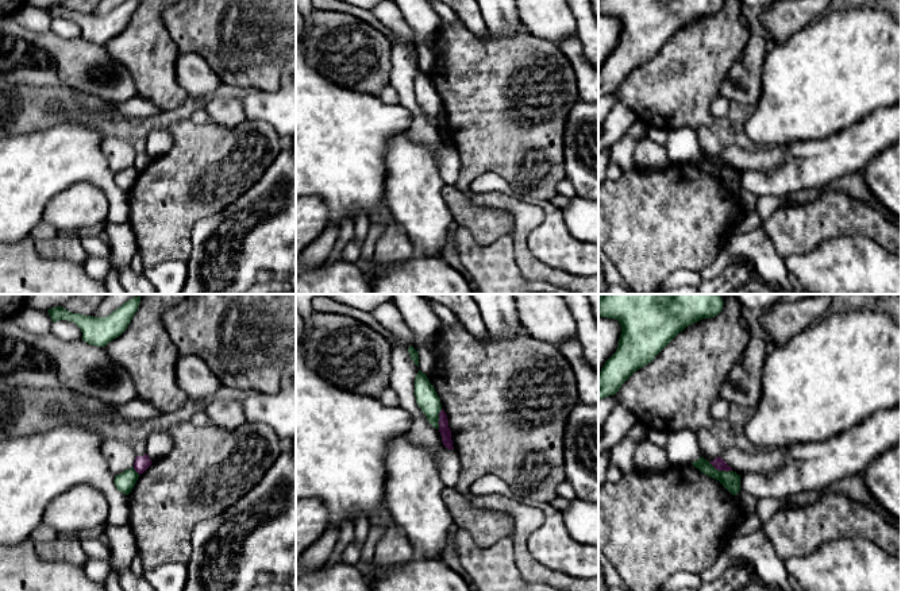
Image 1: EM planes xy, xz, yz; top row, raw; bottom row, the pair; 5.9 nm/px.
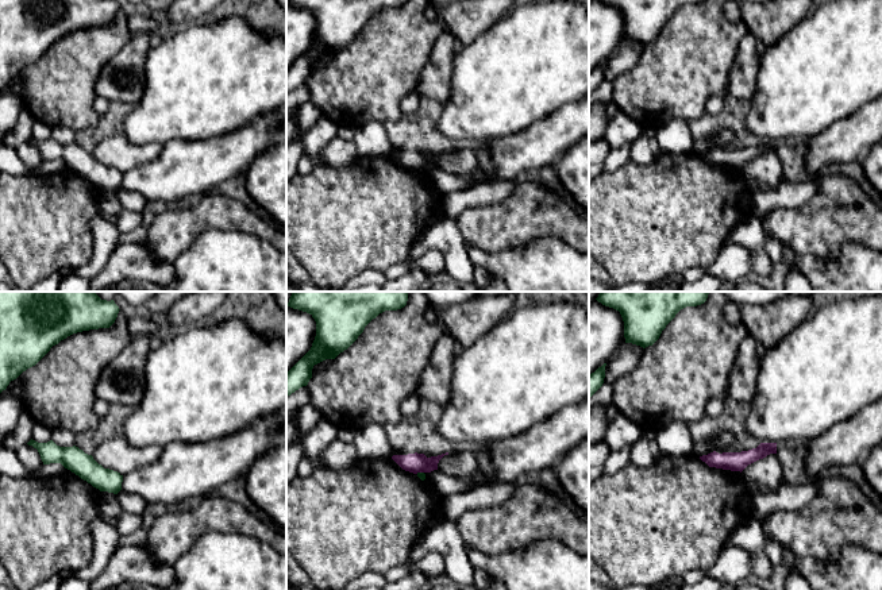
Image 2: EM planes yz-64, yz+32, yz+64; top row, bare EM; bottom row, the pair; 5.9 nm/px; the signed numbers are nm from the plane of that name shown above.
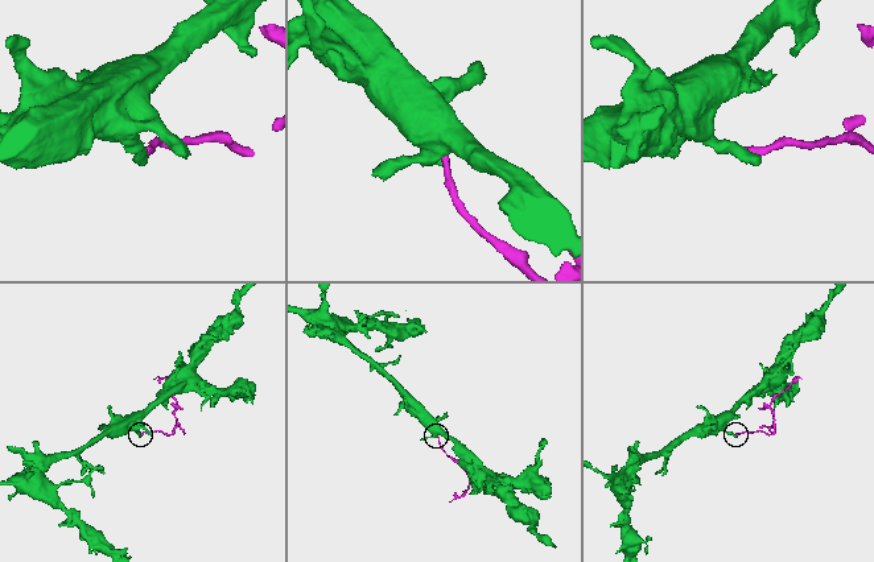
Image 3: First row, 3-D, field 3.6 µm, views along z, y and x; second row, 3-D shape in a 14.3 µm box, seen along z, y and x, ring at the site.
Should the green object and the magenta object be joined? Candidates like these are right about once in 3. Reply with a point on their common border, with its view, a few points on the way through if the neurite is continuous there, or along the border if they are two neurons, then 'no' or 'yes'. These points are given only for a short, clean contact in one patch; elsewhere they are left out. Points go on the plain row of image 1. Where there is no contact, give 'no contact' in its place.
meets green in yz at (720, 169); border along yz (709, 161), (719, 167), (731, 169); no

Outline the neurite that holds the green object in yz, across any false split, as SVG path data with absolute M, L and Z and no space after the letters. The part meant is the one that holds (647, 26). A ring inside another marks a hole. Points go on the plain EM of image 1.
M598 0L598 13L615 16L621 23L616 50L598 70L598 98L615 93L621 82L655 54L686 24L717 13L724 0Z

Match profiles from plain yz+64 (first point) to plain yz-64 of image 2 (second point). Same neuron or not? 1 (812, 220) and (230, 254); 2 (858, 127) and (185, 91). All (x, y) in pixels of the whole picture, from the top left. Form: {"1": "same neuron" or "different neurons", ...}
{"1": "different neurons", "2": "different neurons"}

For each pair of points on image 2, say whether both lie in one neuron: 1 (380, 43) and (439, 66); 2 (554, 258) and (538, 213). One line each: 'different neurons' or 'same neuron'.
1: different neurons
2: different neurons

